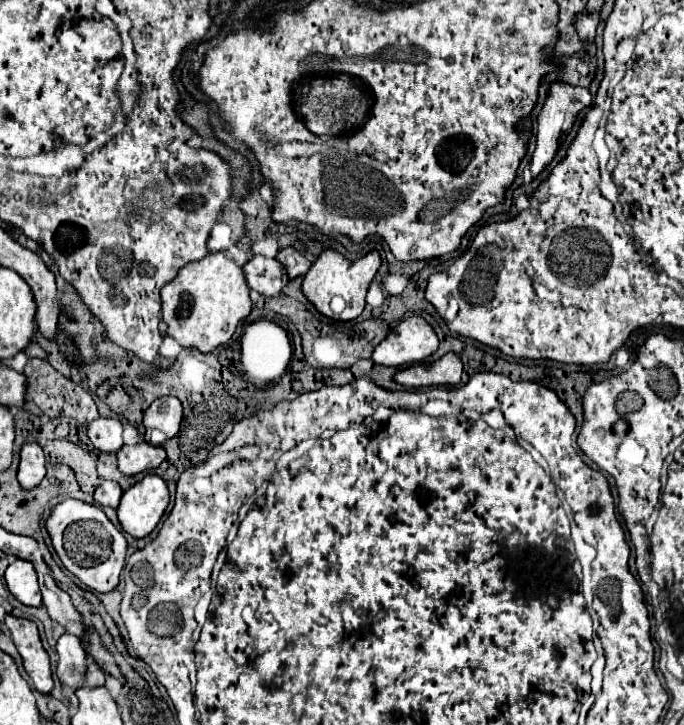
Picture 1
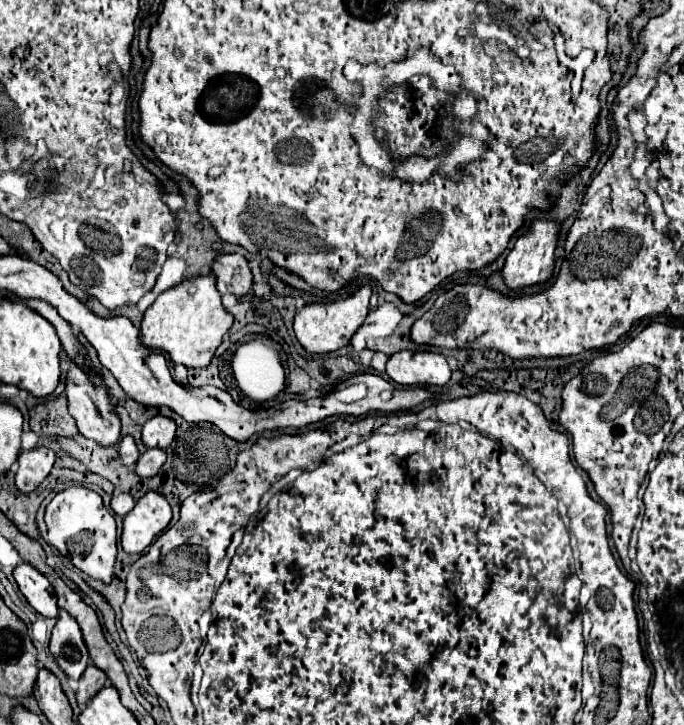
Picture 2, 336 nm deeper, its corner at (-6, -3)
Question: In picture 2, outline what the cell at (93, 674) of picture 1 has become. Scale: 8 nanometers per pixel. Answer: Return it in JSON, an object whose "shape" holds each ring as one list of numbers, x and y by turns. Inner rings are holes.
{"shape":[[87,666,87,670,79,680,79,690,77,690,79,706,83,708,105,684,107,684,107,676,103,674,103,670,99,670,97,666]]}

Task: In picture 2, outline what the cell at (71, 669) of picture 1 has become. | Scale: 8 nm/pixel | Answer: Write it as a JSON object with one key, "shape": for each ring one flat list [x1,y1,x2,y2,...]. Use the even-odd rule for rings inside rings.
{"shape":[[61,610,61,616,53,628,49,650,69,678,81,678,83,670,89,664,89,652,83,644,83,634,77,620,71,618,65,610]]}

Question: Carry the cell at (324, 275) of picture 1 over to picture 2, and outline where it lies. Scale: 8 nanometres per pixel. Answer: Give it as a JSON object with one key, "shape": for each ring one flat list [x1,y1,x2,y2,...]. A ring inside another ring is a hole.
{"shape":[[363,286,355,294,347,296,345,300,335,300,329,304,321,304,321,302,305,304,295,314,295,324,293,324,295,336,305,346,305,350,319,352,319,354,335,352,335,350,347,346,369,312,369,298,371,298,371,286]]}

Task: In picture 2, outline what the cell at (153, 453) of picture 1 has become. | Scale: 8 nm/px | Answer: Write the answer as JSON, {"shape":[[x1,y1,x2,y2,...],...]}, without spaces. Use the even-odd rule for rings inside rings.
{"shape":[[153,448,153,450,145,450,145,454,141,454,139,462,135,464,135,472,141,478,151,478,157,474,157,470,165,464,165,452,161,448]]}

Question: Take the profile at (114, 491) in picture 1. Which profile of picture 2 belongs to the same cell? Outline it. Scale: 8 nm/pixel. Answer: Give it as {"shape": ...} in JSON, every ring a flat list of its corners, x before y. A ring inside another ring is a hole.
{"shape":[[115,494,111,498,111,510,119,516,125,516,133,506,135,506,135,502,133,502,131,494]]}

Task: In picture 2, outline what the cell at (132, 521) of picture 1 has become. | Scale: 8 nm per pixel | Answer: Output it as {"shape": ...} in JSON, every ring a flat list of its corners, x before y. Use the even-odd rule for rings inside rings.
{"shape":[[147,492,123,518,121,546,127,554,141,554,171,522,171,506,159,492]]}

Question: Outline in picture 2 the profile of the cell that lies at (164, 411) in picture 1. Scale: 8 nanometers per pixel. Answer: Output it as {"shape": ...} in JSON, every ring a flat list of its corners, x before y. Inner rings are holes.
{"shape":[[153,416,143,426,143,444,147,448,167,448,175,438,177,424,167,416]]}

